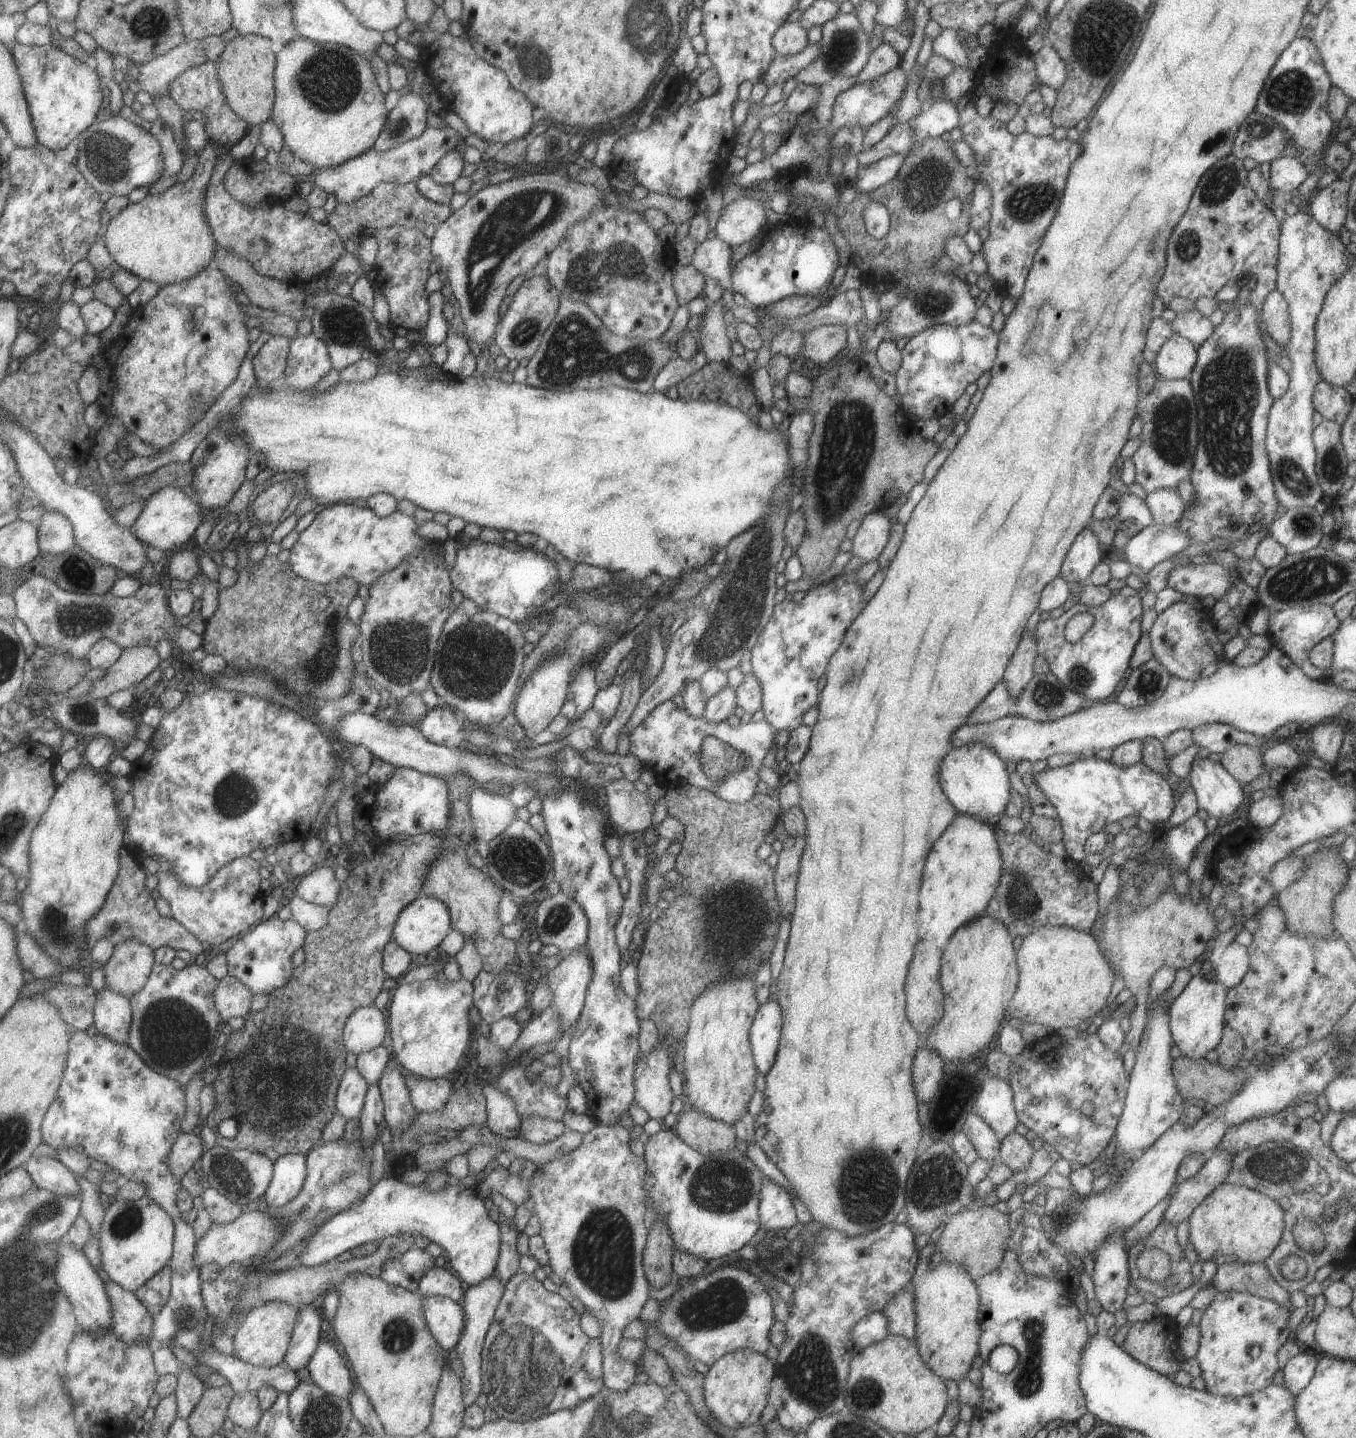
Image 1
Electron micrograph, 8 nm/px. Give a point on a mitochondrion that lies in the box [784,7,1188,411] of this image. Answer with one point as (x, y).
(1027, 204)

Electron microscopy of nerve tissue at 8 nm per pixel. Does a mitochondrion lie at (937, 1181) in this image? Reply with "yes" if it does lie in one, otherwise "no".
yes

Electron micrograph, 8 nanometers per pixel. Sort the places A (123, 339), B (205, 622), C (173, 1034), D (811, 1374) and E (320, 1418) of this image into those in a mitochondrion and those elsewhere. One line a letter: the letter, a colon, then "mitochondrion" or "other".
A: other
B: other
C: mitochondrion
D: mitochondrion
E: mitochondrion

